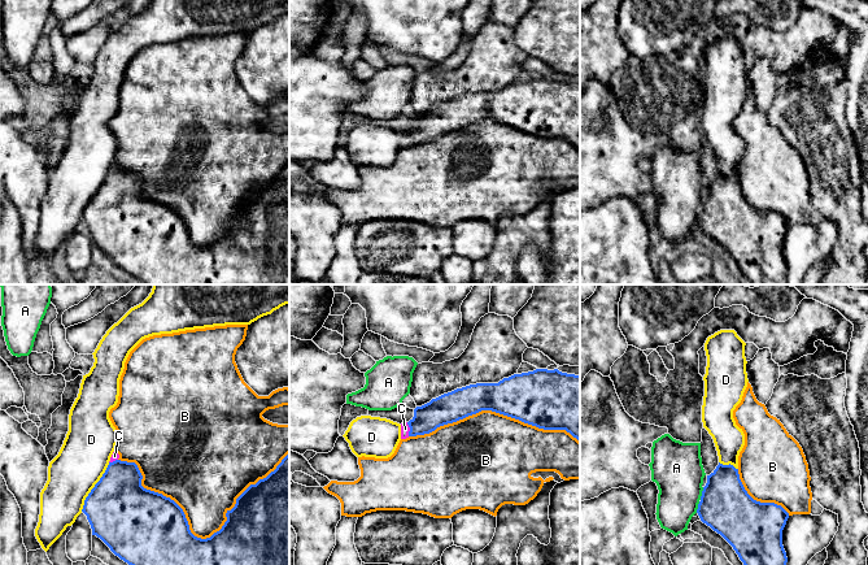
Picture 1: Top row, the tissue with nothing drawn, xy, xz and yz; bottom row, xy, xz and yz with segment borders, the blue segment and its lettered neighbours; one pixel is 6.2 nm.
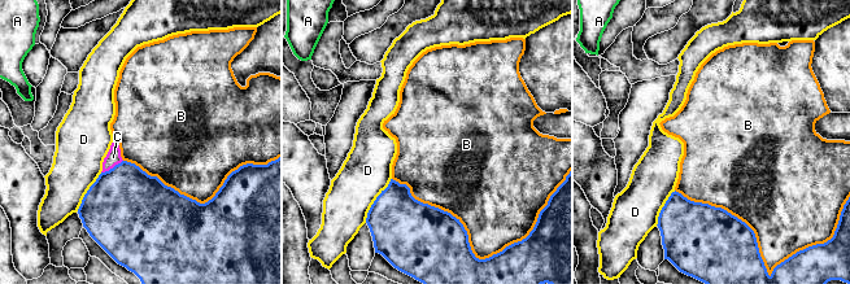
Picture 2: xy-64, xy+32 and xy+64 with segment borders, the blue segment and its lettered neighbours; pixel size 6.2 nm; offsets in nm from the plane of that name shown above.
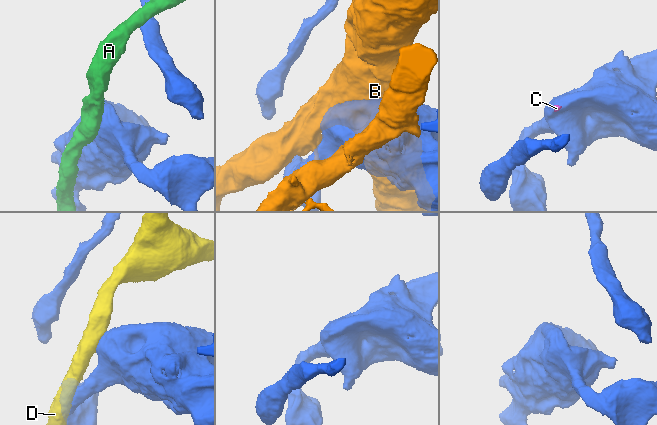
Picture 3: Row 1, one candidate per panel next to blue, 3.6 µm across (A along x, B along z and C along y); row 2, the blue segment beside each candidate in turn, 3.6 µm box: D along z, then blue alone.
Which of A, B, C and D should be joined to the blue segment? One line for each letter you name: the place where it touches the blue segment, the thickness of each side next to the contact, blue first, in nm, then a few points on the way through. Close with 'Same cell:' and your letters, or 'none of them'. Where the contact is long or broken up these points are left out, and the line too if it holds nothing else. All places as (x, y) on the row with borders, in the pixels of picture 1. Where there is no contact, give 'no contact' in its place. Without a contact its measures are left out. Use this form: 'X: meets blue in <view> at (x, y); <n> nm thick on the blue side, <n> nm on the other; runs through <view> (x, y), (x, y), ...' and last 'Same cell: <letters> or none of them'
C: meets blue in xz at (410, 429); 180 nm thick on the blue side, 60 nm on the other; runs through xz (444, 409), (410, 429), (405, 429)
Same cell: C

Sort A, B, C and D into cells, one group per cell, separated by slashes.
A / B / C / D

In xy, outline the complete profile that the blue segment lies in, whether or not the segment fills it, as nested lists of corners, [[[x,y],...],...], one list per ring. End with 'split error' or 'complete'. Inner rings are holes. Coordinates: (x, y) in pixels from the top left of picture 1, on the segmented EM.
[[[114,451],[100,481],[84,500],[82,512],[110,551],[128,565],[289,565],[289,453],[266,478],[250,484],[237,499],[222,529],[210,538],[195,536],[183,509],[170,497],[141,486],[135,462],[121,461]]]; split error

